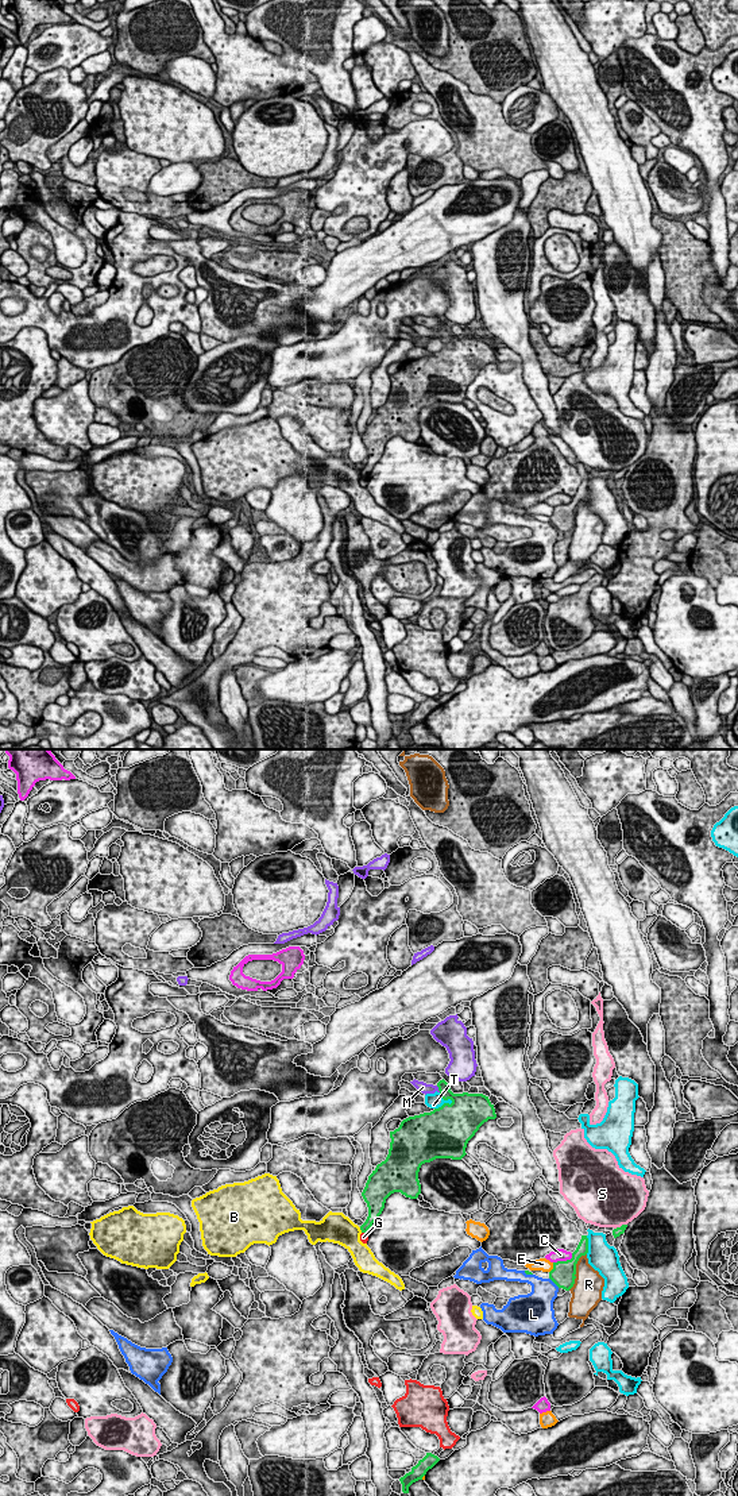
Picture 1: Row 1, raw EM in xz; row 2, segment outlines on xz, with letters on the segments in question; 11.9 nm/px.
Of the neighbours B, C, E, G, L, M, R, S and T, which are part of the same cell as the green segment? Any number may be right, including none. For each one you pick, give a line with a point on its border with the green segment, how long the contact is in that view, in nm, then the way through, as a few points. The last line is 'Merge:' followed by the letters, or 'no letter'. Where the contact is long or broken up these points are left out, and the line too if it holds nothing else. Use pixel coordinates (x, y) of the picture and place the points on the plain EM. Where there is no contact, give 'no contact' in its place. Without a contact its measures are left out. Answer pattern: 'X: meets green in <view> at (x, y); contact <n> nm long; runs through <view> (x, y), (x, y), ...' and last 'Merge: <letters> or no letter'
Merge: no letter

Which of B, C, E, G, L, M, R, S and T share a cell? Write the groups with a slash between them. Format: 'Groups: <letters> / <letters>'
Groups: B / C / E / G / L / M / R / S / T

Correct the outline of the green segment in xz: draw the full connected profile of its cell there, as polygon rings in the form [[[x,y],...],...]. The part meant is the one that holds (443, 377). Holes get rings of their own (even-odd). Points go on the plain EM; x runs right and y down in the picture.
[[[443,323],[437,327],[445,347],[430,356],[403,363],[390,375],[390,393],[385,405],[368,420],[362,440],[368,460],[360,470],[367,477],[385,452],[386,443],[401,436],[417,443],[421,437],[418,416],[422,408],[436,402],[461,404],[468,385],[488,363],[495,363],[495,352],[483,338],[453,338]]]

